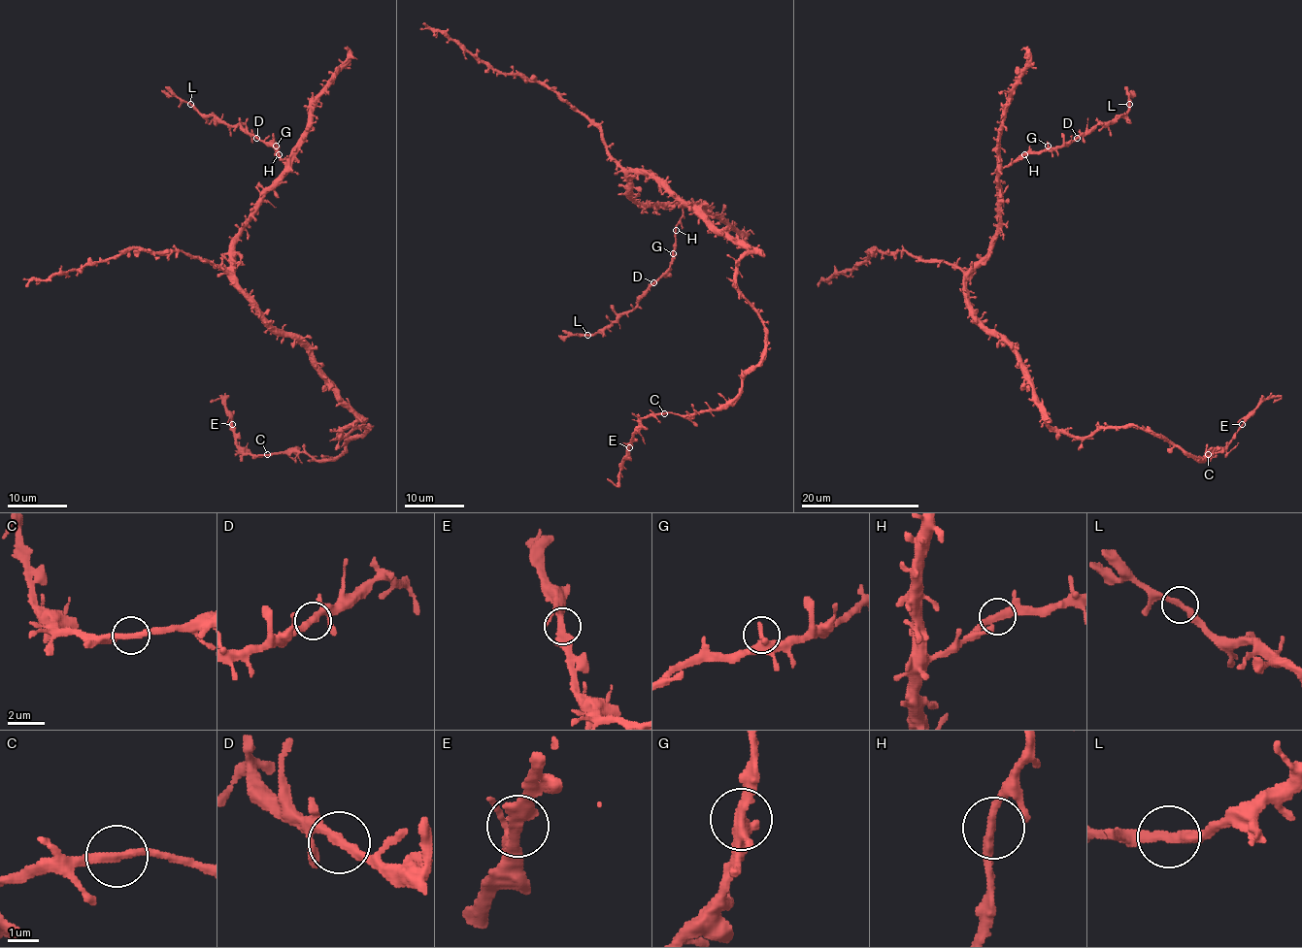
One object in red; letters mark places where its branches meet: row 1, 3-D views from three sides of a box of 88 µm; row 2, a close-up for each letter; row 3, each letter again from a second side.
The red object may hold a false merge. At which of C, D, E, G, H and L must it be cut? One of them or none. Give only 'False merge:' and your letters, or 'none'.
False merge: none

